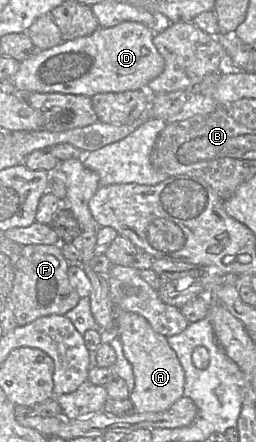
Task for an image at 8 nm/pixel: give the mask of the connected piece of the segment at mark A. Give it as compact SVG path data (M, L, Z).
M115 309L115 334L120 338L124 356L133 369L135 383L129 400L135 412L162 412L184 397L184 370L167 337L154 331L143 316L120 309Z

